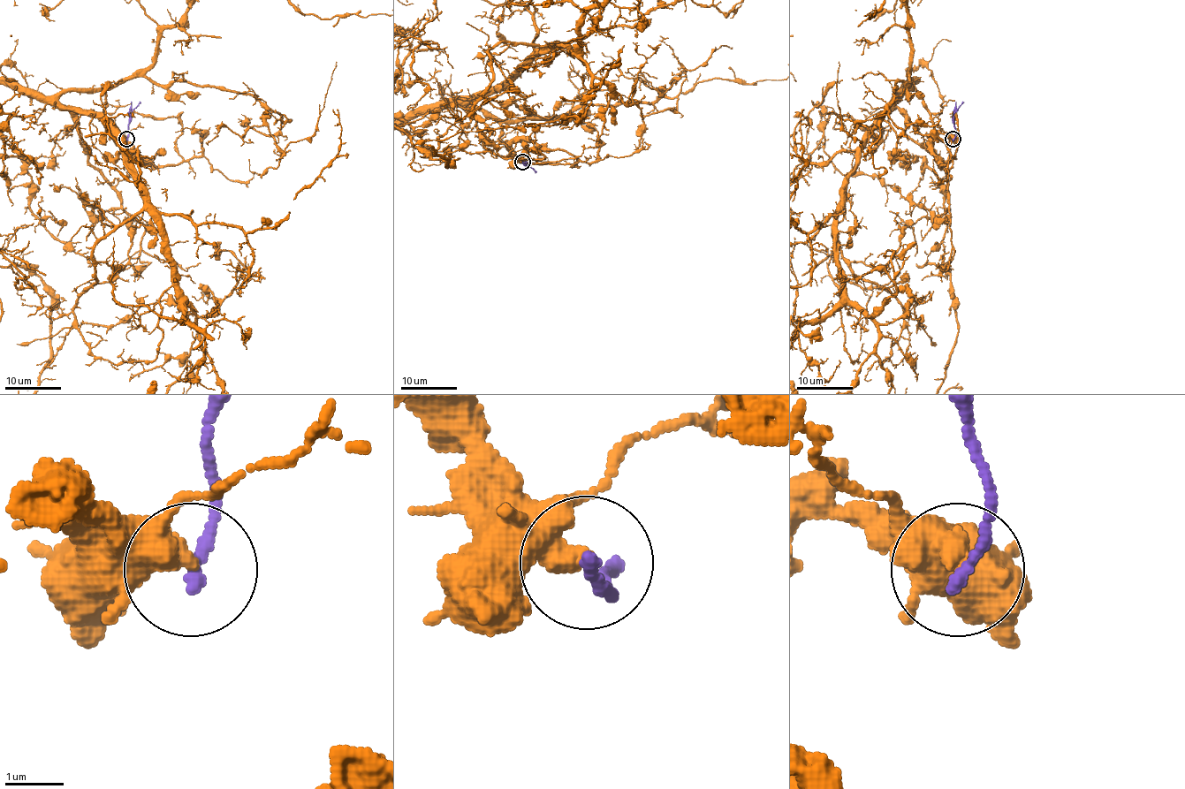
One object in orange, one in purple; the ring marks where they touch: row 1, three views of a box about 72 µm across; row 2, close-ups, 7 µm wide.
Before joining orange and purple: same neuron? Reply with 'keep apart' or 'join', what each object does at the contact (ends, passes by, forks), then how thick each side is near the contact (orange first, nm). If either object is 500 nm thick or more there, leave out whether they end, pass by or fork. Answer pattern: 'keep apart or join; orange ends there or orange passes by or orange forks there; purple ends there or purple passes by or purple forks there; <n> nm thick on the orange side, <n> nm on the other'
keep apart; 500 nm thick on the orange side, 220 nm on the other

